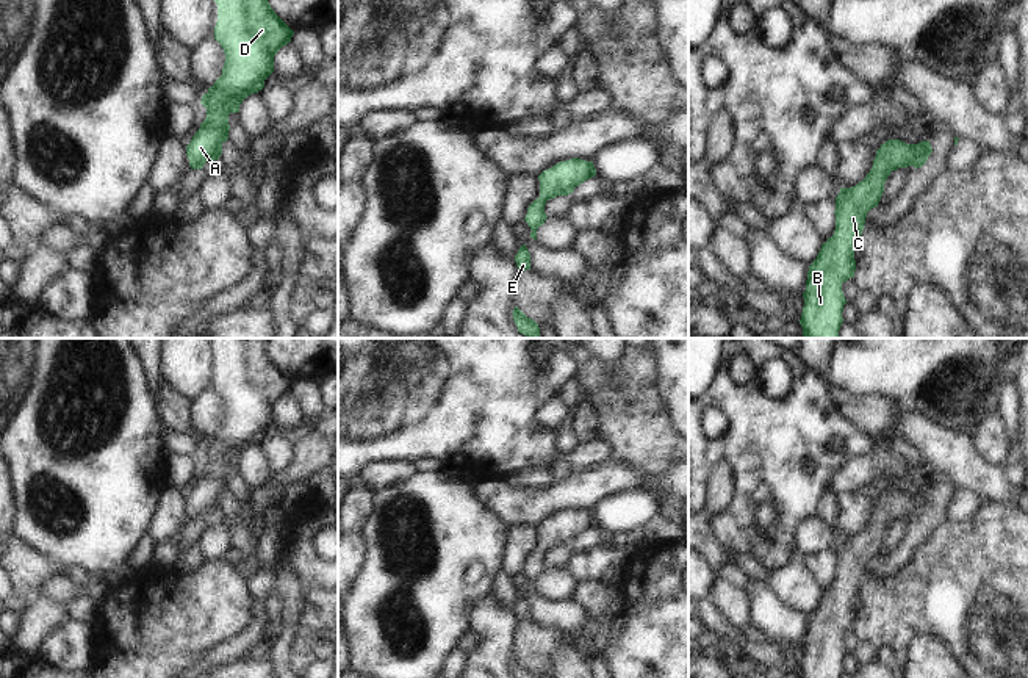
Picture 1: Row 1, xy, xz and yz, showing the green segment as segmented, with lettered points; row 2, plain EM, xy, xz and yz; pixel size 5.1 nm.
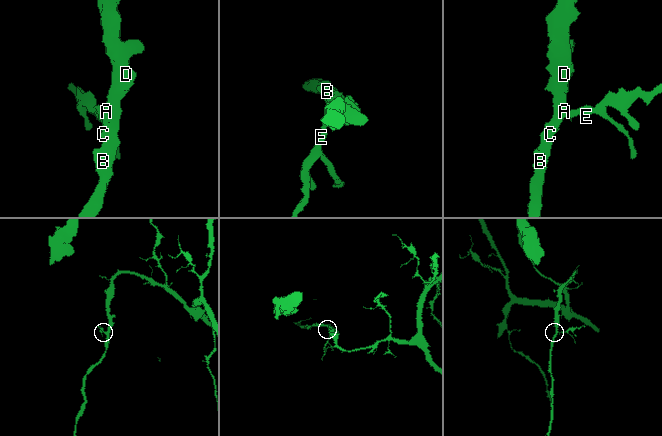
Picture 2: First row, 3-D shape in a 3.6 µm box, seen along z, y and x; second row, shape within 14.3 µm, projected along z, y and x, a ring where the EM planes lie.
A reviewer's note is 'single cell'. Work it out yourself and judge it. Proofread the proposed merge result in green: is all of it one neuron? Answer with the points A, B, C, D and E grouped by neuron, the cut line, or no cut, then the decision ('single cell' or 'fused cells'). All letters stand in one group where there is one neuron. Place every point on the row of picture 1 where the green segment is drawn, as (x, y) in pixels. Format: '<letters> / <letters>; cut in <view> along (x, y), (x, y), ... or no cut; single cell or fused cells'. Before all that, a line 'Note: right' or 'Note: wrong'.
Note: right
A B C D E; no cut; single cell

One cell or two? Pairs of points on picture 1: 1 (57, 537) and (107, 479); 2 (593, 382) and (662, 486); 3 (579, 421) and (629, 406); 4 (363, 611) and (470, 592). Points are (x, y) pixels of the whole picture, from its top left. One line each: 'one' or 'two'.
1: one
2: two
3: two
4: one

